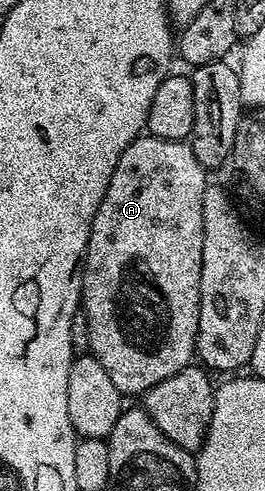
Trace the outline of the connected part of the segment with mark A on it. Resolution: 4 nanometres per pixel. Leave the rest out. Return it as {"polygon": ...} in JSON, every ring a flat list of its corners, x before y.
{"polygon":[[139,136,134,139,120,156,116,164,116,172,112,172,112,180,108,184,108,192,104,192,104,200,96,208,96,216,92,220,92,228,88,236,86,261,82,275,81,313,86,313,86,330,90,333,89,353,93,354,100,364,104,364,104,372,108,372,112,384,123,396,130,394,145,395,146,391,160,384,160,380,168,380,168,376,176,376,185,366,191,365,196,354,198,341,198,305,200,304,200,268,204,256,204,218,202,201,208,185,207,171,202,169,200,160,192,152,189,141,164,140,153,136]]}

